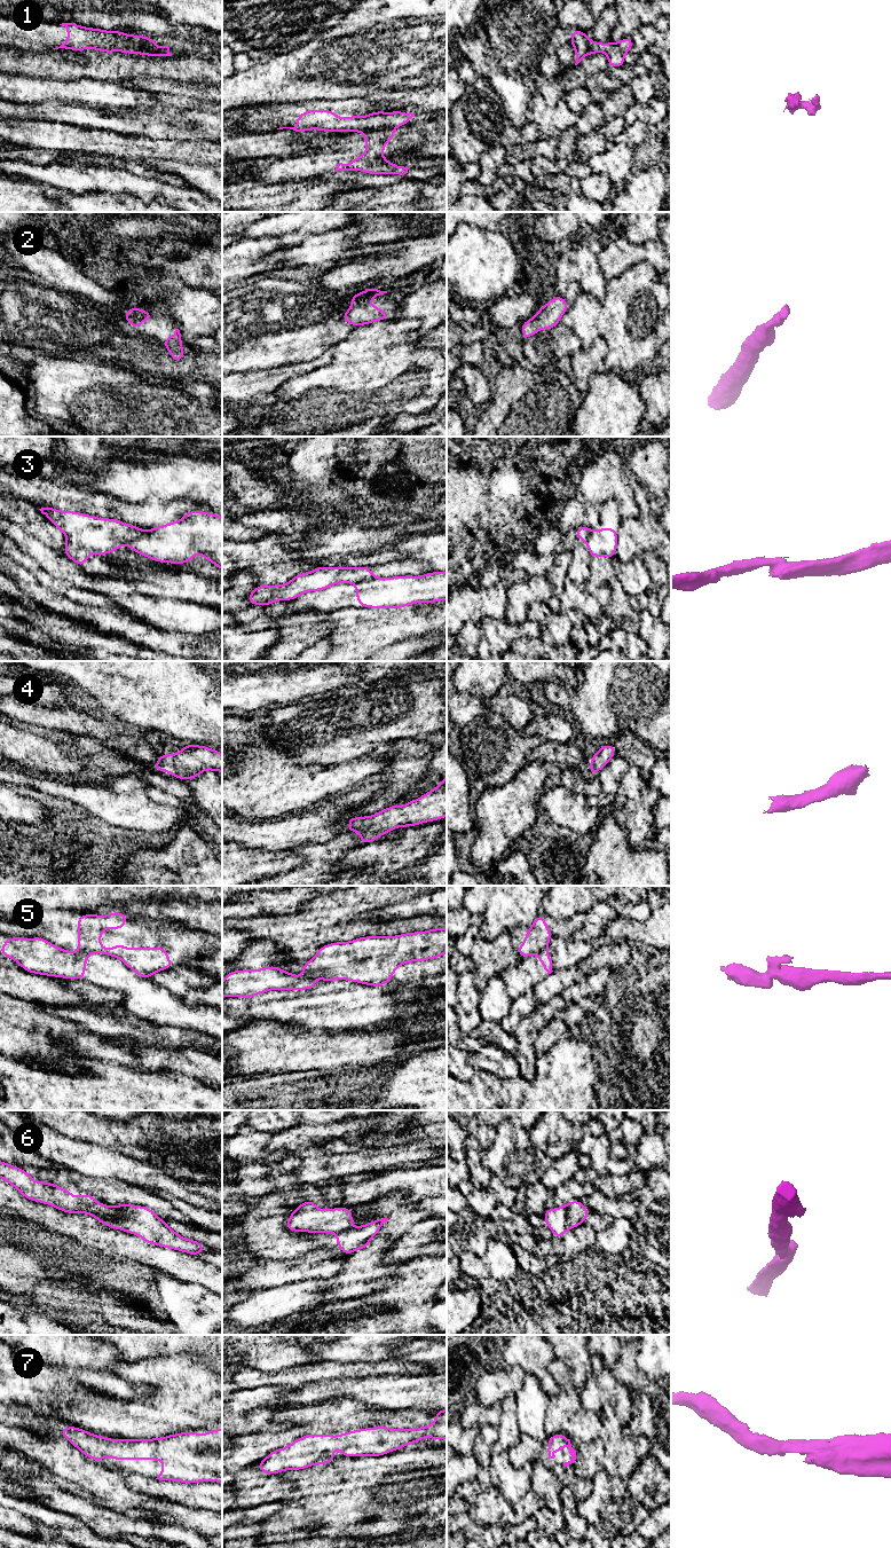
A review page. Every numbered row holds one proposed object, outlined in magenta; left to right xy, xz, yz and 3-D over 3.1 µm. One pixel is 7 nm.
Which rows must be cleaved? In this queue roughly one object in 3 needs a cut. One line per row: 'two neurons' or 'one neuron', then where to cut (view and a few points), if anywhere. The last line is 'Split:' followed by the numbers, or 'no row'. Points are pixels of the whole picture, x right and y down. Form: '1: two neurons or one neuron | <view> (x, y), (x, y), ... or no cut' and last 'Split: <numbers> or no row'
1: two neurons | xz (393, 127), (364, 130), (362, 132)
2: one neuron | no cut
3: two neurons | xy (147, 531), (128, 544)
4: one neuron | no cut
5: two neurons | xz (302, 975), (309, 975), (314, 979)
6: two neurons | xy (116, 1208), (119, 1226), (123, 1230)
7: one neuron | no cut
Split: 1, 3, 5, 6

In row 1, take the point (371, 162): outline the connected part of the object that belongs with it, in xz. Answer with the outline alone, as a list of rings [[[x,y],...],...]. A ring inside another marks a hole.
[[[394,128],[387,129],[365,129],[364,141],[366,143],[366,150],[360,157],[350,160],[348,165],[339,163],[336,166],[337,171],[362,171],[368,174],[400,174],[404,175],[409,167],[397,166],[383,157],[385,144],[393,141]]]

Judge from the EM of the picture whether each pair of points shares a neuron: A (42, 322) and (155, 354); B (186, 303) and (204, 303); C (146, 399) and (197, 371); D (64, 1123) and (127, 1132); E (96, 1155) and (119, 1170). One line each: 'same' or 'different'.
A: same
B: same
C: different
D: same
E: same

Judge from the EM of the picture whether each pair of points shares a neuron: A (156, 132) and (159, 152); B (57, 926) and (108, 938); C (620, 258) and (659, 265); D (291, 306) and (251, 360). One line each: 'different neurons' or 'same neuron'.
A: same neuron
B: same neuron
C: same neuron
D: same neuron

